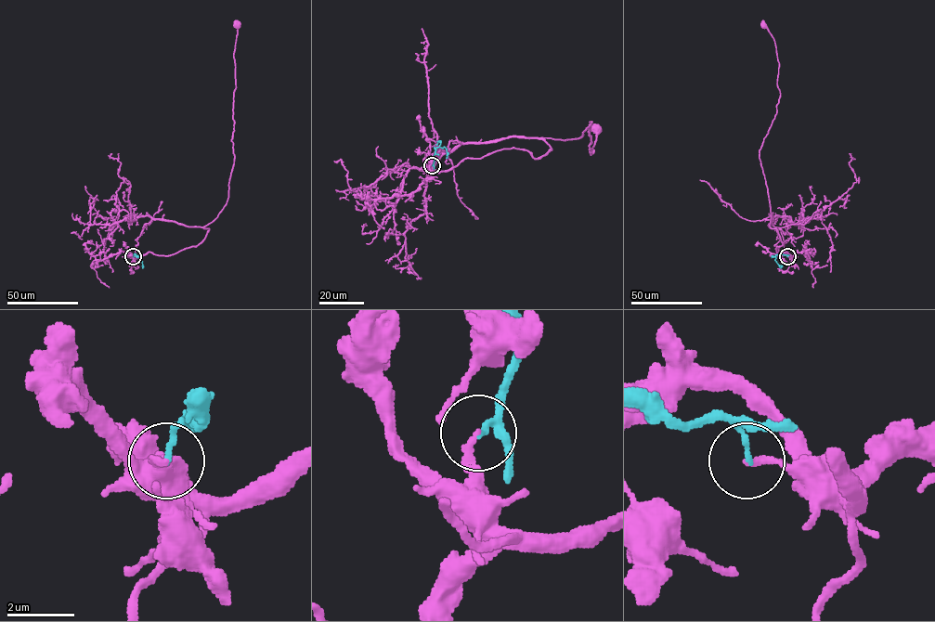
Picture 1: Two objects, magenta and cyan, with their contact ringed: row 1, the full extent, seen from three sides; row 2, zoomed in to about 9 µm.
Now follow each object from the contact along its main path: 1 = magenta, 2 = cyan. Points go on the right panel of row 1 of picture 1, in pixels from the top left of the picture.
1: (786, 256), (776, 252), (782, 242), (770, 226), (759, 158), (780, 95), (774, 39), (762, 25)
2: (786, 256), (781, 253), (775, 255), (774, 260), (782, 265)

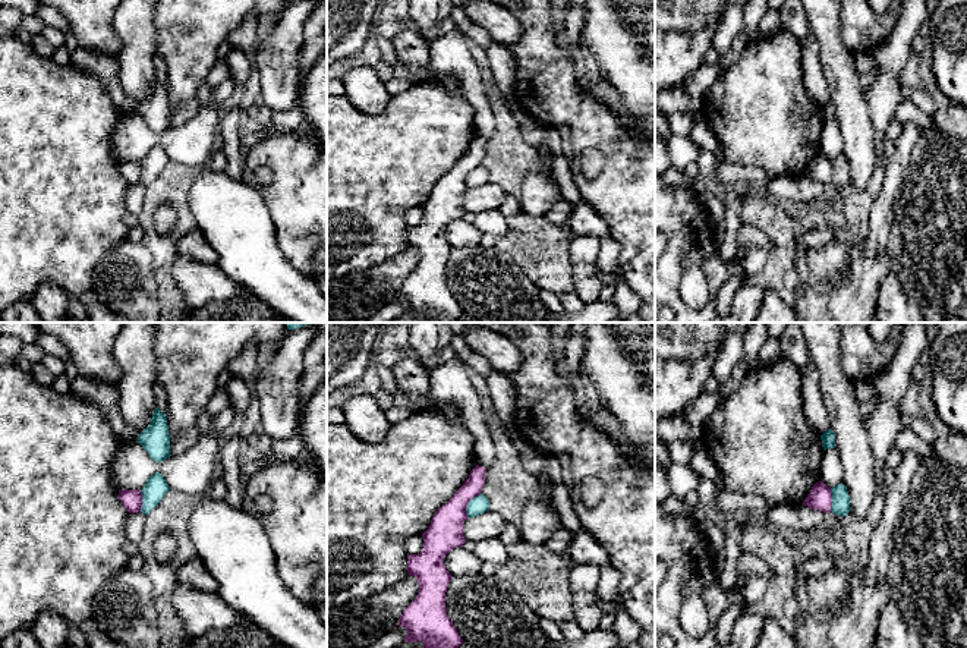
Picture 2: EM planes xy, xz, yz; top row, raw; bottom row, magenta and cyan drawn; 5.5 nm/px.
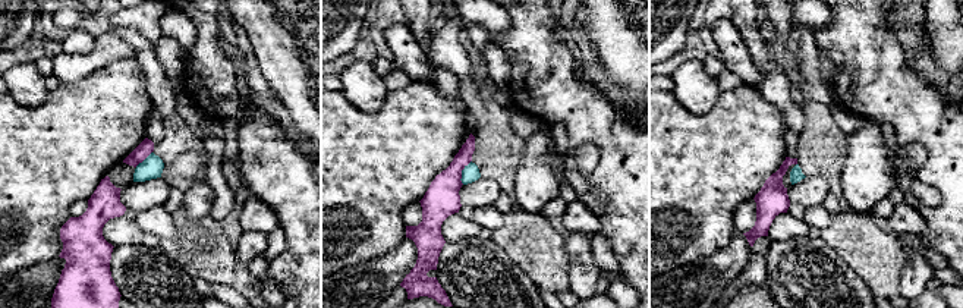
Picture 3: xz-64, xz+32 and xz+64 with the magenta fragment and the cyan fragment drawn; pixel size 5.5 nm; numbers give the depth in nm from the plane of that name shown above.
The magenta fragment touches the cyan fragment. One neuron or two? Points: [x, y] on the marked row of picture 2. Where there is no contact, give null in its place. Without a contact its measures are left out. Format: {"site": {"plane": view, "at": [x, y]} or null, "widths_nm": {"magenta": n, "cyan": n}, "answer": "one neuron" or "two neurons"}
{"site": {"plane": "xz", "at": [466, 505]}, "widths_nm": {"magenta": 190, "cyan": 100}, "answer": "two neurons"}

